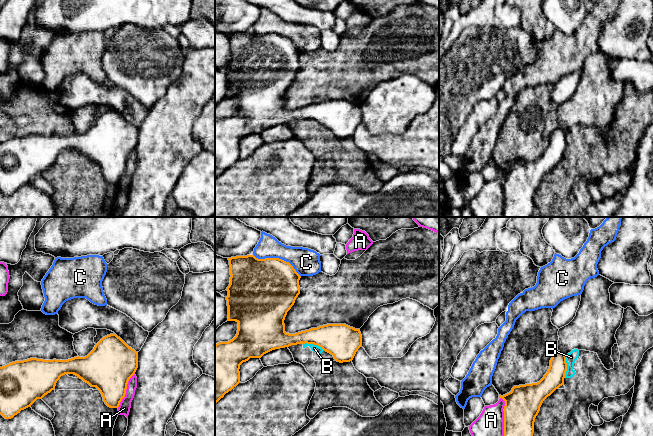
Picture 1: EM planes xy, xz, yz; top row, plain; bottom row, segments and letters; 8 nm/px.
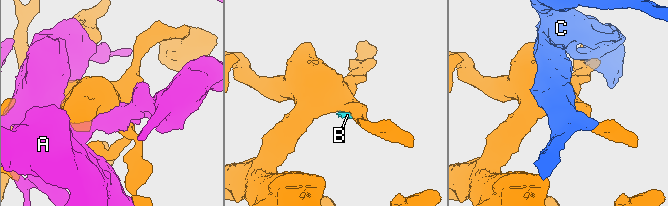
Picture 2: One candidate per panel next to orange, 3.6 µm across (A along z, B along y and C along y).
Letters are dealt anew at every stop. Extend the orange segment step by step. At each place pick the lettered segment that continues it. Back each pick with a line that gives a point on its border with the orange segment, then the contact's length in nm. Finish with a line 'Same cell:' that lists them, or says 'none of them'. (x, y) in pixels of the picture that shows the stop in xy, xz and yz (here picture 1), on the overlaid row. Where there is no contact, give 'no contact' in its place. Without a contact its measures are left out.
Same cell: none of them

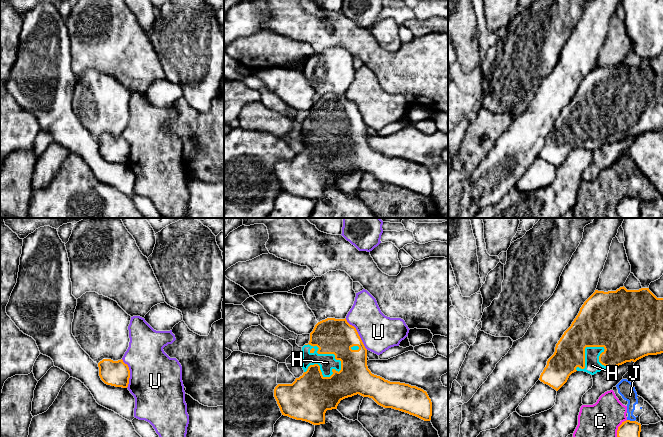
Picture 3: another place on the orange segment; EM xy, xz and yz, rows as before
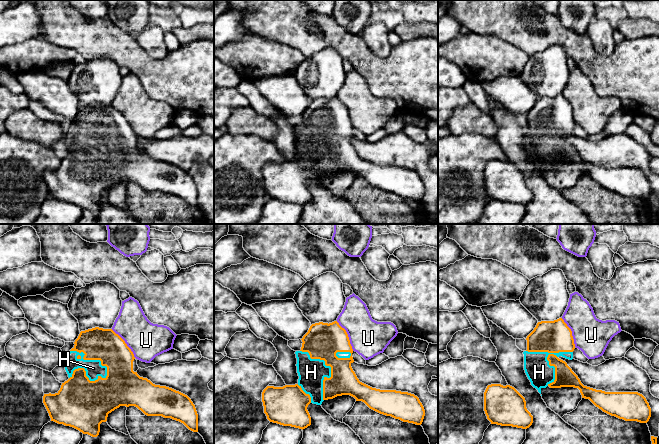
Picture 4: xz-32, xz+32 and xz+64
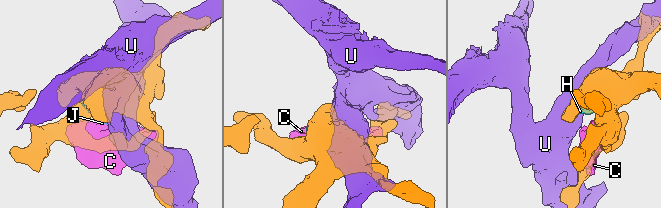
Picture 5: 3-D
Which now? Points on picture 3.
H: meets orange in xz at (328, 353); contact 360 nm long
Same cell: H

